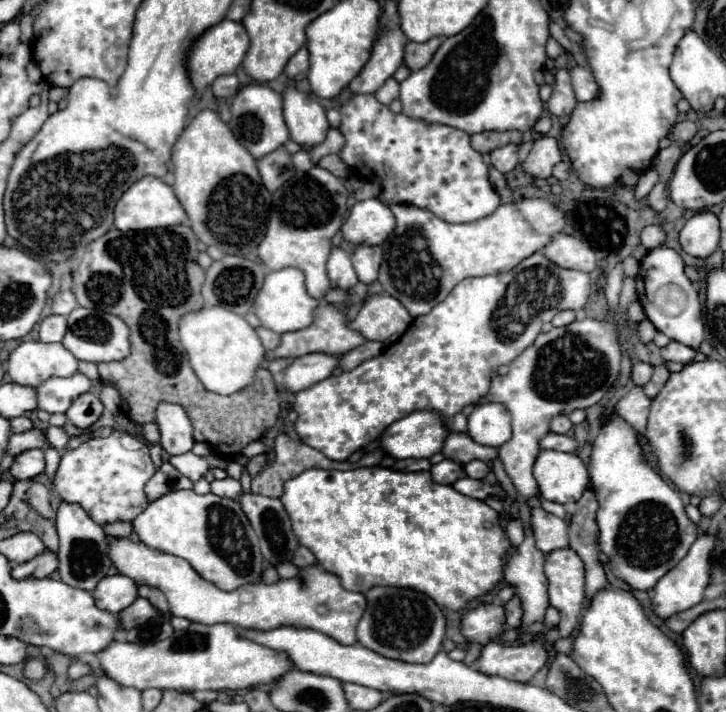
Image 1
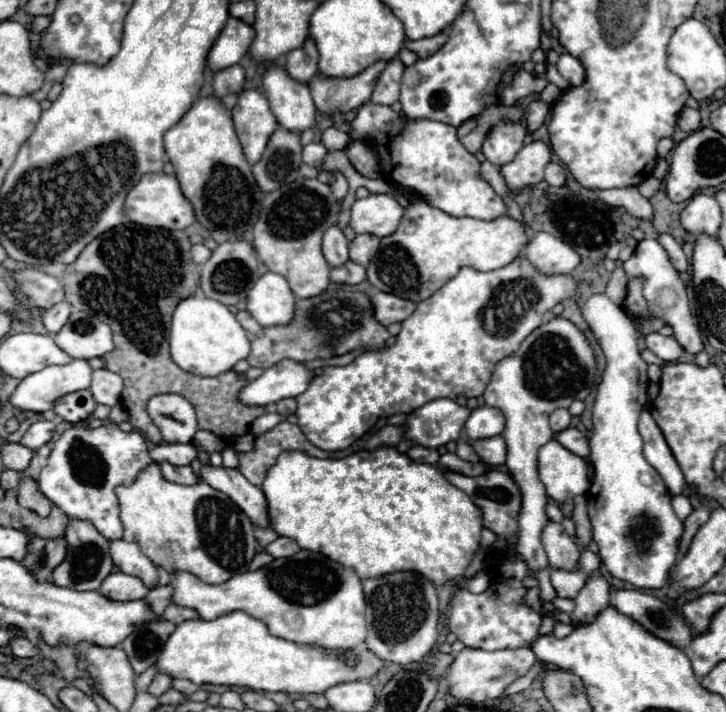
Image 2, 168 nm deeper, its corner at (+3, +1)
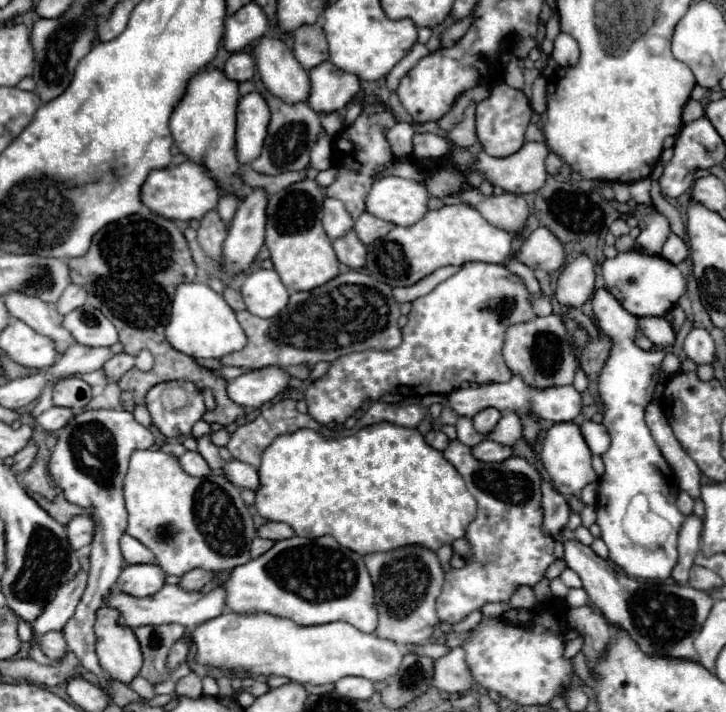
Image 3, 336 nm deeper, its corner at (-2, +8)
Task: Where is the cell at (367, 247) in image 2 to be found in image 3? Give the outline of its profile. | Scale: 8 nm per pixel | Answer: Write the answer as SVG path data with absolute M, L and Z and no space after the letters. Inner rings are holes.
M362 213L356 223L354 223L354 231L358 235L358 239L364 243L364 245L372 245L376 239L384 237L388 231L392 229L390 223L386 221L378 221L378 217L370 215L370 213Z

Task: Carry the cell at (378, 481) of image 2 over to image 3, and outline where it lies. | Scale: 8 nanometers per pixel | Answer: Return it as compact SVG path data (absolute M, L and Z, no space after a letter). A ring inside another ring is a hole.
M376 423L376 425L364 427L356 435L350 435L344 439L326 439L326 437L322 437L310 429L300 429L300 431L290 433L290 435L280 435L262 453L262 463L258 467L258 475L260 475L260 489L256 491L256 511L266 521L286 523L294 529L294 533L298 537L306 537L306 539L332 535L342 547L346 547L358 555L386 553L386 551L394 551L394 549L400 549L406 545L418 545L418 547L424 547L430 551L438 551L442 545L452 545L456 539L466 537L466 529L476 517L476 501L468 493L466 483L462 481L462 475L454 469L454 465L450 465L442 457L440 451L430 449L430 445L426 445L424 437L416 429L406 429L406 427L398 427L398 425L390 425L390 423Z

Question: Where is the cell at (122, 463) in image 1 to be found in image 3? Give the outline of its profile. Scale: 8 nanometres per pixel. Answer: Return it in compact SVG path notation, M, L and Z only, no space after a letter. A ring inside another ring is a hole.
M124 409L82 411L64 429L60 429L58 443L54 445L48 461L48 473L54 479L54 483L64 491L64 497L70 503L82 507L96 523L92 551L90 551L90 581L78 603L76 613L64 625L62 635L66 639L66 649L80 659L80 665L86 671L94 673L100 679L98 687L104 693L108 693L110 685L108 685L108 675L98 665L94 653L94 643L96 643L94 621L96 621L96 611L102 607L102 599L106 597L106 593L110 593L112 585L116 583L124 567L118 543L126 531L126 519L128 519L124 507L124 477L128 471L128 461L136 449L150 449L152 445L154 445L154 435L150 433L150 429L136 423L132 413Z

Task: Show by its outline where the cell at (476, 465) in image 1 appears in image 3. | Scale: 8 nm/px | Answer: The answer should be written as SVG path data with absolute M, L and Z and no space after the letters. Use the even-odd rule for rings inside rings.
M460 417L458 423L456 423L456 429L458 429L458 441L468 445L468 447L476 447L484 437L480 433L476 433L476 429L472 427L472 419L466 419L466 417Z

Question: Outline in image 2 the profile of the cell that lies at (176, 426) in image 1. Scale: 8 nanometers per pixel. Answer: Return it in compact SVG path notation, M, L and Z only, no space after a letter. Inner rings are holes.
M181 394L153 396L147 404L147 414L169 444L191 442L197 432L195 410Z

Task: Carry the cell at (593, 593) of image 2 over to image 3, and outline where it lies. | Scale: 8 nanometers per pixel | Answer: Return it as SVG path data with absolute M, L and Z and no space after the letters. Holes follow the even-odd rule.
M592 603L568 609L566 621L568 621L568 627L580 631L580 635L584 637L582 653L586 655L588 663L592 665L596 661L598 653L604 651L612 639L610 623Z

